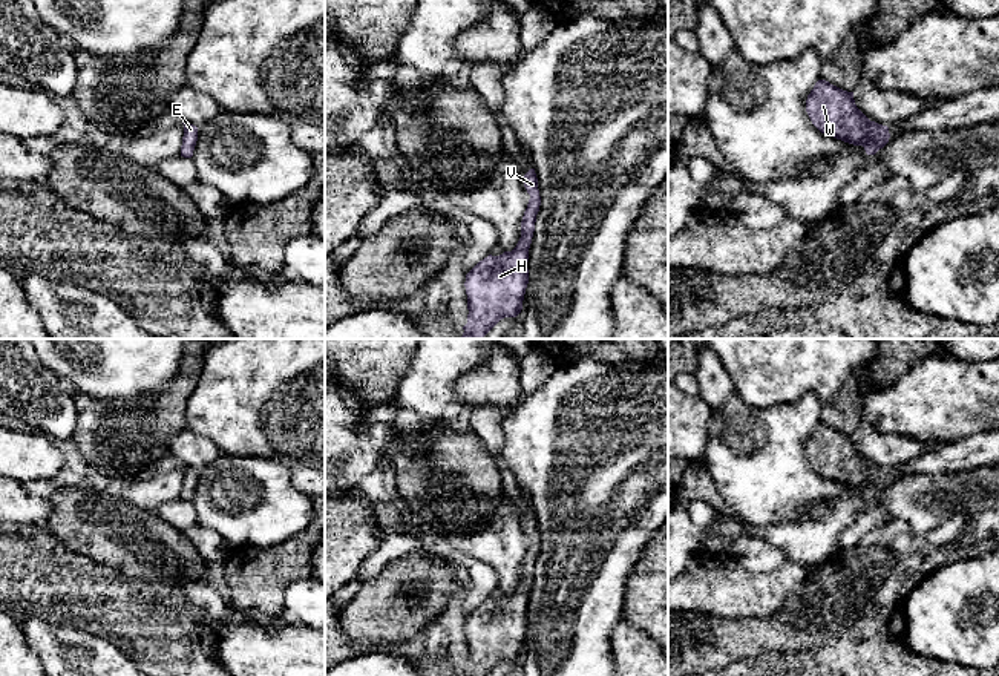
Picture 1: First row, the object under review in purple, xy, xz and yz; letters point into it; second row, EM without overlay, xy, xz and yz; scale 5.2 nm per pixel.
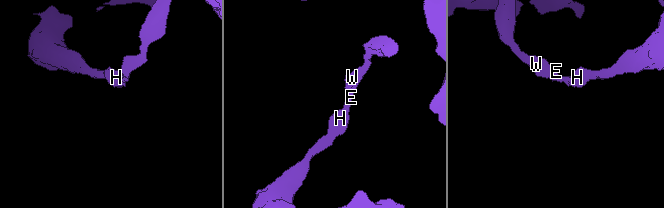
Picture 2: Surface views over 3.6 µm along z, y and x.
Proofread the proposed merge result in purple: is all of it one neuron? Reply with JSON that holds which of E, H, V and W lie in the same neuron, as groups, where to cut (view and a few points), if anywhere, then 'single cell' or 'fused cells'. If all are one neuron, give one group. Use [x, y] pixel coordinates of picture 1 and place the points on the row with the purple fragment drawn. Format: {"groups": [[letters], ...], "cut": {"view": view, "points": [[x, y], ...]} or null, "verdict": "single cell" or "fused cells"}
{"groups": [["E", "H", "V", "W"]], "cut": null, "verdict": "single cell"}

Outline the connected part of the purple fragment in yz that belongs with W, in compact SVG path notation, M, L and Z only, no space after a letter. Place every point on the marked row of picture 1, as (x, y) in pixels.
M818 80L807 95L806 112L821 133L863 146L867 155L875 155L889 143L889 127L870 121L857 107L853 92L826 80Z

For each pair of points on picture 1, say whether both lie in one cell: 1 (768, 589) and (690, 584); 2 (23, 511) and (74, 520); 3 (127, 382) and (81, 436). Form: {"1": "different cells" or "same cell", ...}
{"1": "same cell", "2": "different cells", "3": "different cells"}

